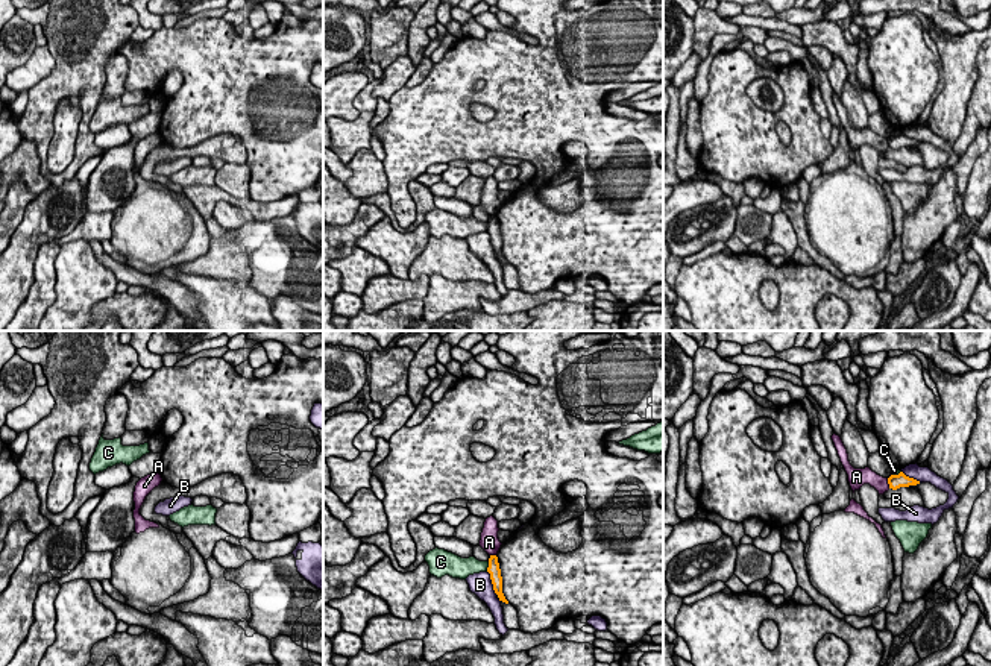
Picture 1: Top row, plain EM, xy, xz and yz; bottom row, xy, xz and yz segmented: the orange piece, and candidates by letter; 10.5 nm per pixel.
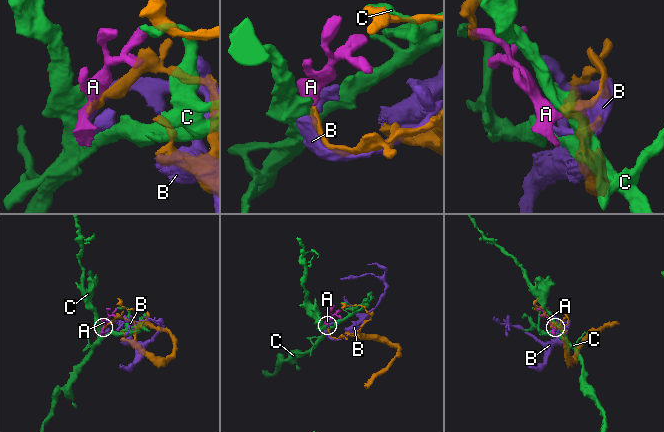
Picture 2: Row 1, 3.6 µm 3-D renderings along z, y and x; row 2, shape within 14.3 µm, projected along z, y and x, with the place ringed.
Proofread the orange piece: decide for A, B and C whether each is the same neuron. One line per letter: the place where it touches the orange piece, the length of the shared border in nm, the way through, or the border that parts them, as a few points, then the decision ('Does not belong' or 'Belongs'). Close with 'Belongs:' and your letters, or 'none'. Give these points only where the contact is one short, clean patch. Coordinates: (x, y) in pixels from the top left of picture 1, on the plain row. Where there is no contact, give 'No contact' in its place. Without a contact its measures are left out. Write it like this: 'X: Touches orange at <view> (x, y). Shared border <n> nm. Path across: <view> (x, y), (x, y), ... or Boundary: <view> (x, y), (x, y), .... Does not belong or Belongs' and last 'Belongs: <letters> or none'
A: Touches orange at yz (888, 143). Shared border 120 nm. Boundary: yz (887, 138), (890, 147). Does not belong
B: Touches orange at xz (492, 243). Shared border 280 nm. Does not belong
C: Touches orange at xz (489, 226). Shared border 120 nm. Does not belong
Belongs: none

